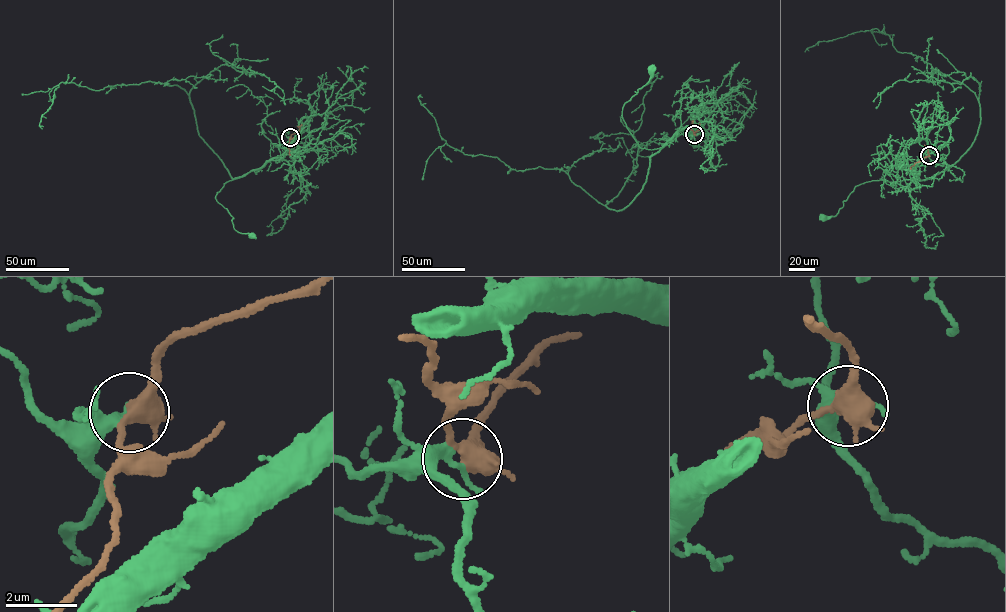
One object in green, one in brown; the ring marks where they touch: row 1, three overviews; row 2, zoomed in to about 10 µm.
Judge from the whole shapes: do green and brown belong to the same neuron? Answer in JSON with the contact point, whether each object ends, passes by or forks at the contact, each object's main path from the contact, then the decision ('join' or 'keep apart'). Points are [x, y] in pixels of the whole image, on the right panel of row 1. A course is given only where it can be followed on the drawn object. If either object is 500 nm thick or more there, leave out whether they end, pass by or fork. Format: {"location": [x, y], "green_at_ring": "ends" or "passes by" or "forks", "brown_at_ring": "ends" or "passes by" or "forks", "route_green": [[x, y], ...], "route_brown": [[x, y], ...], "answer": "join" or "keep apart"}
{"location": [929, 155], "green_at_ring": "ends", "brown_at_ring": "forks", "route_green": [[929, 156], [935, 162], [912, 168], [917, 179], [873, 180], [859, 184], [843, 202], [837, 214], [823, 217]], "route_brown": [[929, 155], [910, 169]], "answer": "keep apart"}

